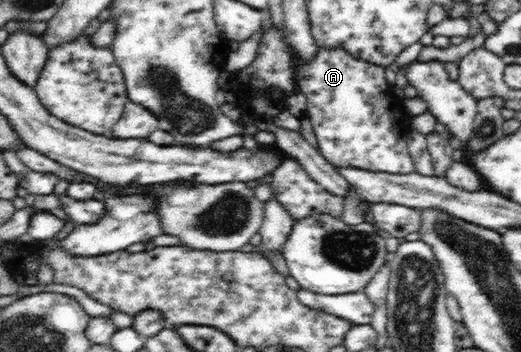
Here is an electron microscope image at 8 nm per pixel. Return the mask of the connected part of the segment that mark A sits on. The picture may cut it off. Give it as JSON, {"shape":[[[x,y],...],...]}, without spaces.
{"shape":[[[319,46],[317,55],[311,61],[298,63],[298,58],[295,61],[296,89],[306,97],[306,116],[313,124],[318,150],[329,163],[336,168],[356,167],[389,174],[407,175],[416,172],[407,147],[411,115],[402,106],[403,94],[396,91],[396,87],[391,86],[385,77],[385,67],[355,59],[342,47],[325,49]]]}

